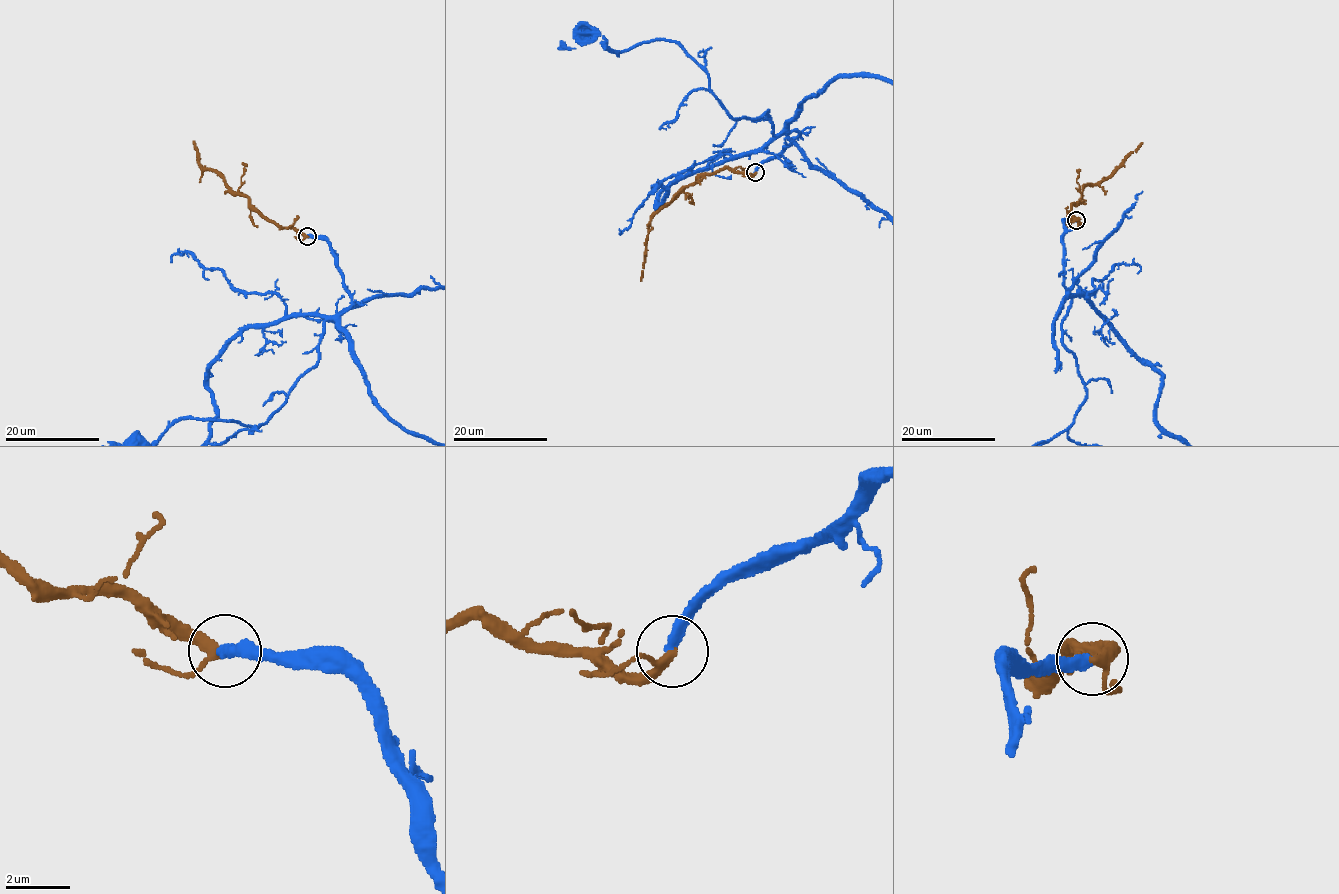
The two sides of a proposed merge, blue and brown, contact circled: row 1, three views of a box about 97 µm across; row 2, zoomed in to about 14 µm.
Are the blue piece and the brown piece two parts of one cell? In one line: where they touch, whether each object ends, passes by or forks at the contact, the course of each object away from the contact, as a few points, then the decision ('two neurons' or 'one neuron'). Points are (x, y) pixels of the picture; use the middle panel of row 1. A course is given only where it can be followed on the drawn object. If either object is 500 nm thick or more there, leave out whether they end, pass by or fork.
(755, 172) | blue ends | brown passes by | blue via (755, 172), (799, 132), (775, 134), (768, 110), (732, 117), (677, 43), (613, 50), (585, 33) | brown via (755, 172), (745, 175), (726, 168), (717, 170), (686, 185), (664, 203), (649, 227), (640, 281) | one neuron

